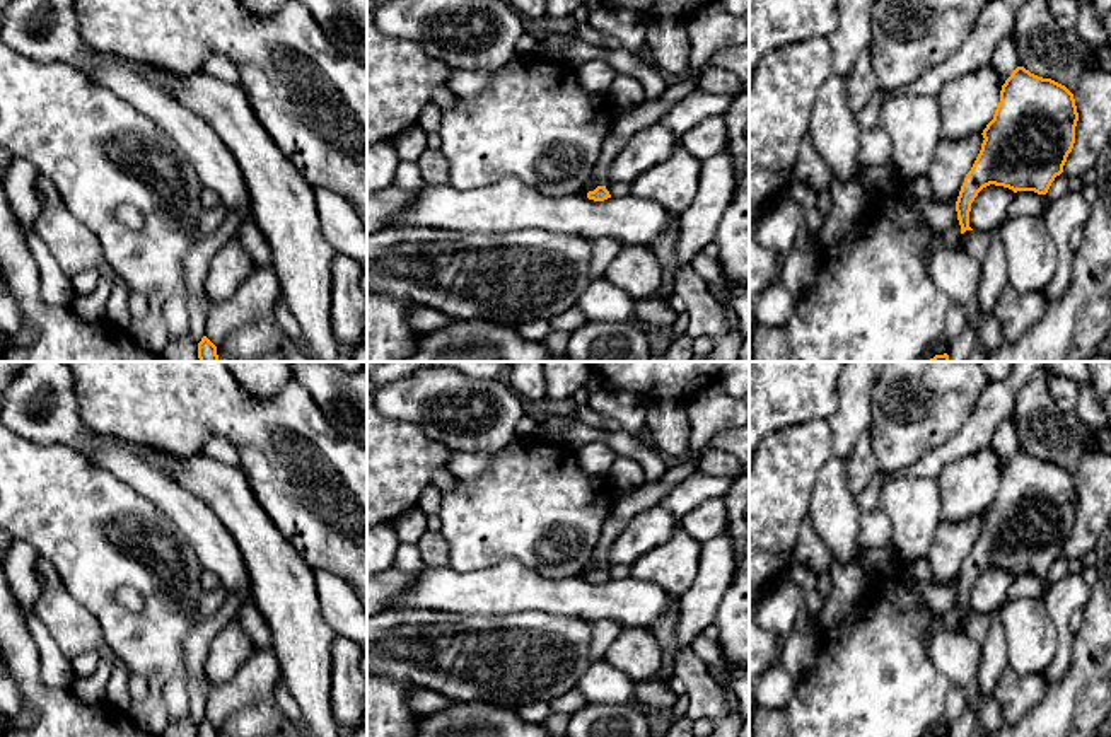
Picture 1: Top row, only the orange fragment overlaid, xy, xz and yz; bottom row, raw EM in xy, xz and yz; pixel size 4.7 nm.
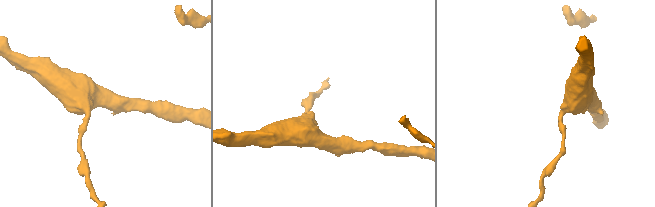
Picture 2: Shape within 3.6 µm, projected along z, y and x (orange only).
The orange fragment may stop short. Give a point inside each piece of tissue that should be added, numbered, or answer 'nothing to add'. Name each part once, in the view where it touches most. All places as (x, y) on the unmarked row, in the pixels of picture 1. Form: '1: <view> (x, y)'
nothing to add

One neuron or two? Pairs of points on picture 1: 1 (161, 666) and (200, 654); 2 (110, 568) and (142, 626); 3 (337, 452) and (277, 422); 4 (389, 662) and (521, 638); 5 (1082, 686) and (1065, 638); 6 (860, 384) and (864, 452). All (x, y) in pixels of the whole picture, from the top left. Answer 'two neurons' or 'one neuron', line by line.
1: two neurons
2: one neuron
3: one neuron
4: one neuron
5: two neurons
6: two neurons

